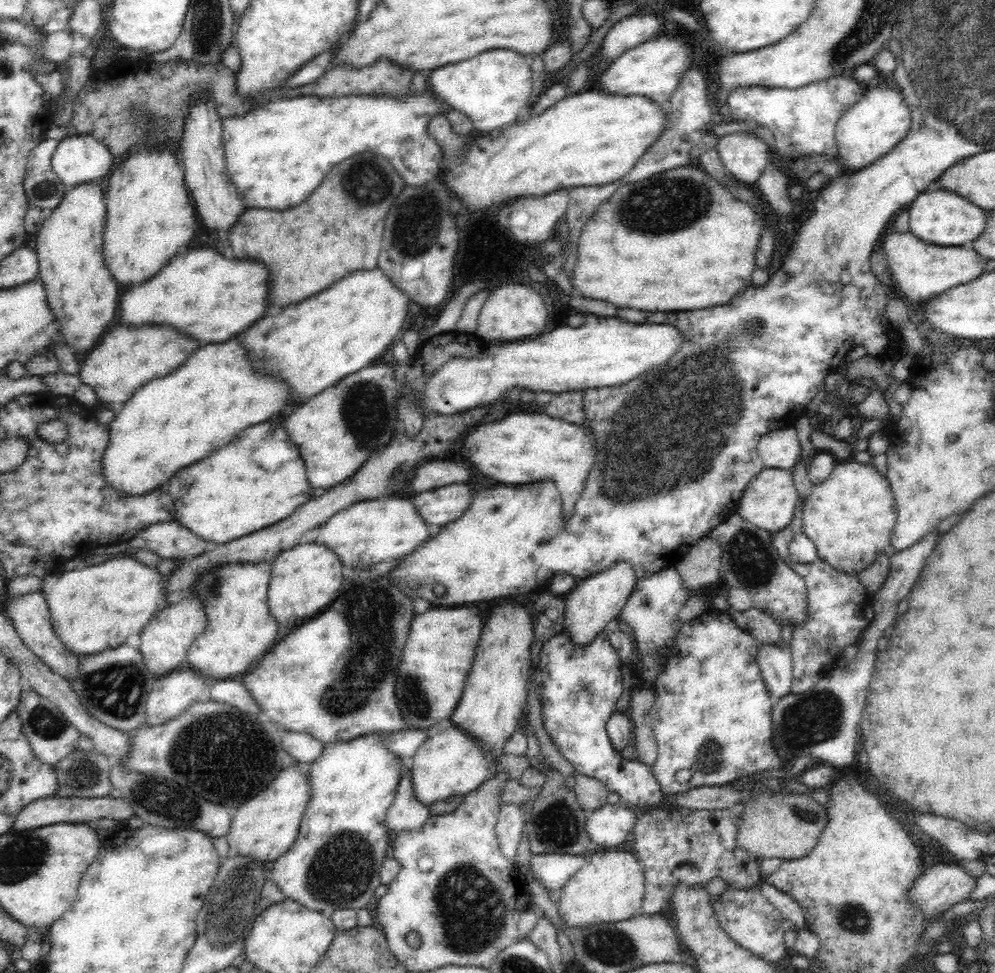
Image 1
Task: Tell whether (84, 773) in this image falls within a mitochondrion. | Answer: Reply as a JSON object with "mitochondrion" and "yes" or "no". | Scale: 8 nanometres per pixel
{"mitochondrion":"yes"}

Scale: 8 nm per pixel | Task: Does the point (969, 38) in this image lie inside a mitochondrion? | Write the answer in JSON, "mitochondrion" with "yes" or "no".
{"mitochondrion":"yes"}

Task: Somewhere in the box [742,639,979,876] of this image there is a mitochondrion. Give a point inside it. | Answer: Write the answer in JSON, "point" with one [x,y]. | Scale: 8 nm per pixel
{"point":[818,716]}

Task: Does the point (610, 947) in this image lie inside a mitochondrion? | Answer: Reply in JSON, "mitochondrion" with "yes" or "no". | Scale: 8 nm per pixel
{"mitochondrion":"yes"}

